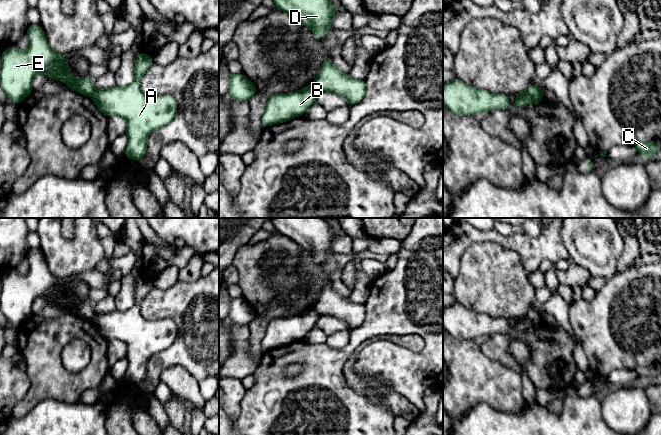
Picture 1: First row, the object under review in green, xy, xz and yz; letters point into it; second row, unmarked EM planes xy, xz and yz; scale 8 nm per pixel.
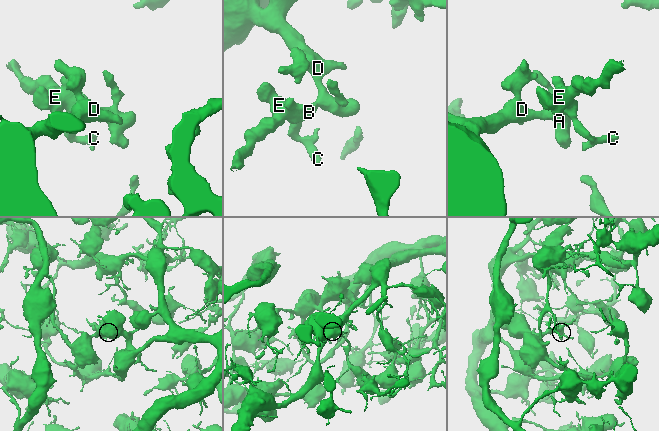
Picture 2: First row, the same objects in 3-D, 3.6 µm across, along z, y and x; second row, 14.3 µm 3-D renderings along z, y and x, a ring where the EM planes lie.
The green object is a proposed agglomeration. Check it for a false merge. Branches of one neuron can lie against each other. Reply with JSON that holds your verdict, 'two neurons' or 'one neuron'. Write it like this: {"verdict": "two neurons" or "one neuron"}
{"verdict": "two neurons"}

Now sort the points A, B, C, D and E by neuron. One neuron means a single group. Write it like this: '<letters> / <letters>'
A D / B C E

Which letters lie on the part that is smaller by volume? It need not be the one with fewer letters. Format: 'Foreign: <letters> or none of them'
Foreign: B, C, E

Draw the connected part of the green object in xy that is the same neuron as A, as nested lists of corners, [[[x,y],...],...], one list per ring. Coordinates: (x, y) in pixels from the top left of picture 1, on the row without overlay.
[[[139,277],[135,285],[135,303],[130,309],[95,312],[91,319],[103,339],[118,339],[127,345],[129,365],[125,380],[132,385],[145,379],[148,360],[169,348],[177,337],[177,325],[172,319],[148,321],[142,316],[140,303],[152,287],[151,280]]]

